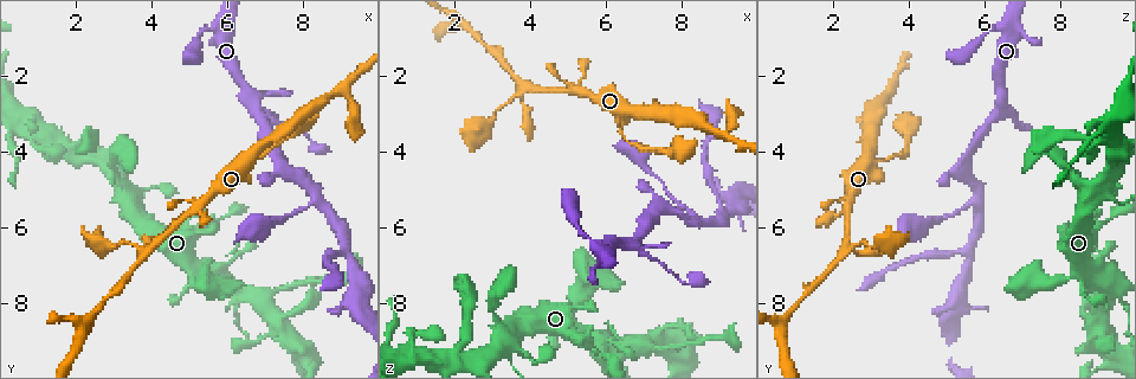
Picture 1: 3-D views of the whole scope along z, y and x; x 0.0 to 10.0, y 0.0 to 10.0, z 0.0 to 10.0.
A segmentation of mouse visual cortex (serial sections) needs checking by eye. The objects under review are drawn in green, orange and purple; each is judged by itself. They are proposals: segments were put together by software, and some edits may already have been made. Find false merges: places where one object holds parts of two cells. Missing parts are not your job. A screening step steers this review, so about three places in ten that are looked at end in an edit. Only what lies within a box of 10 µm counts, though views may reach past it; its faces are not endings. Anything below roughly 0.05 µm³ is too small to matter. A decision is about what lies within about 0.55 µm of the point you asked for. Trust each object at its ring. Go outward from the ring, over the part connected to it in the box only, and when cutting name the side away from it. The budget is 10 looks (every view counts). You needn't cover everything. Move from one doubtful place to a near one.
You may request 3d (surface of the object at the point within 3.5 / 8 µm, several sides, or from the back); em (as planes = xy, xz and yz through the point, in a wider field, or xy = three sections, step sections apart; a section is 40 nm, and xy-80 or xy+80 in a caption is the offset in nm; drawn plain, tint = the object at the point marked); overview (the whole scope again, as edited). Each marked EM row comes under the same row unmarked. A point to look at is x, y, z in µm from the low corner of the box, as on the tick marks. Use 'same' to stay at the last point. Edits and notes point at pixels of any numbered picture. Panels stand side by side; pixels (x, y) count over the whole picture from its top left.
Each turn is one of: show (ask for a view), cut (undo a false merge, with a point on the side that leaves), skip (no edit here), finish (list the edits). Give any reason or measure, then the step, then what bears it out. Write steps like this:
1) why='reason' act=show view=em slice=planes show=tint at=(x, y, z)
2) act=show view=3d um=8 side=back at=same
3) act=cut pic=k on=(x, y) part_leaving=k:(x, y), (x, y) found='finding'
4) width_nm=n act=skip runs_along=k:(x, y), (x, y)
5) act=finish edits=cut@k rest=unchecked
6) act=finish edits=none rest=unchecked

why='three-way junction' act=show view=3d um=8 at=(6.80, 2.80, 6.40)

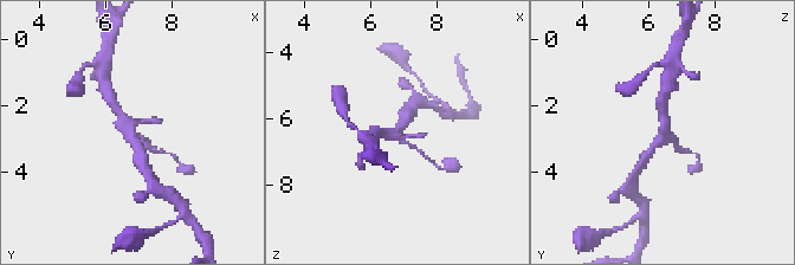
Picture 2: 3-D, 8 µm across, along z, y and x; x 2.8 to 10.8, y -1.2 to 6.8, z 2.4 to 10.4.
why='closer look' act=show view=3d um=3.5 at=same

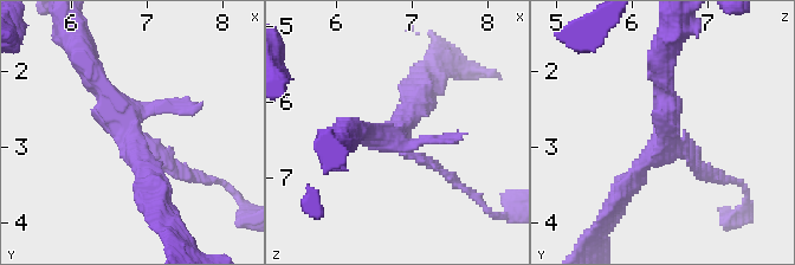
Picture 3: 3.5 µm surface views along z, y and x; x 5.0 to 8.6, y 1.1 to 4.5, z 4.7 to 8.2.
act=skip runs_along=3:(88, 68), (121, 111), (156, 194) found='continuous, no second cell'

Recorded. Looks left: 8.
why='three-way junction' act=show view=3d um=8 at=(8.35, 5.20, 5.90)

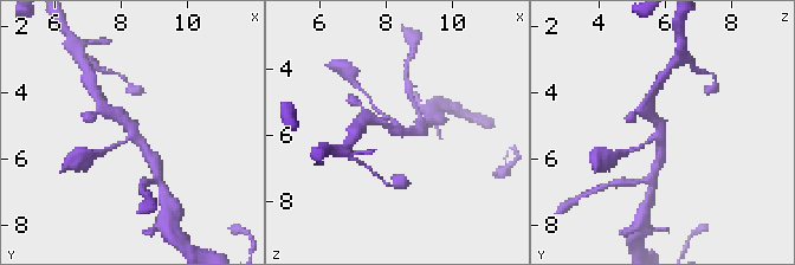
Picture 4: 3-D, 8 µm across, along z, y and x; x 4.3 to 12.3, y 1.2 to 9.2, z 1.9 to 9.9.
why='shape alone is not enough' act=show view=em slice=xy step=3 show=tint at=same

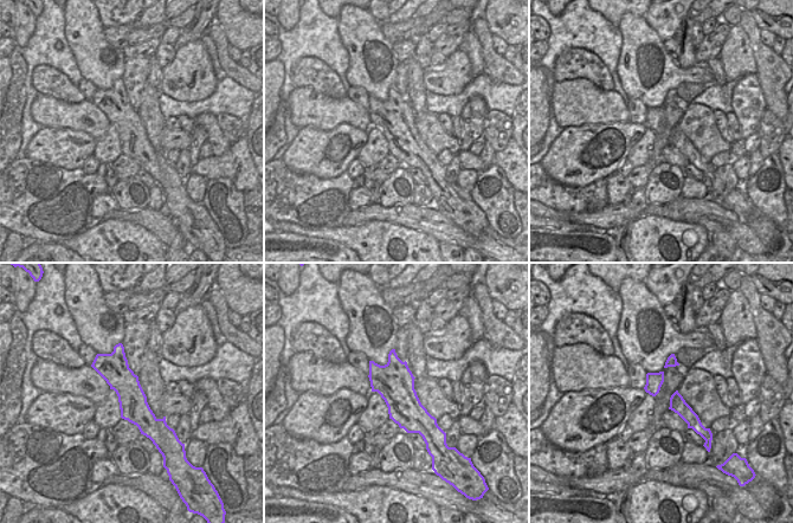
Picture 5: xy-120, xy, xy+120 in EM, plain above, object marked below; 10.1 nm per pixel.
width_nm=400 act=skip runs_along=4:(108, 107), (144, 144), (152, 160) found='one cell here'

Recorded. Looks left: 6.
why='side arm on a straight run' act=show view=3d um=3.5 at=(9.10, 2.40, 3.50)

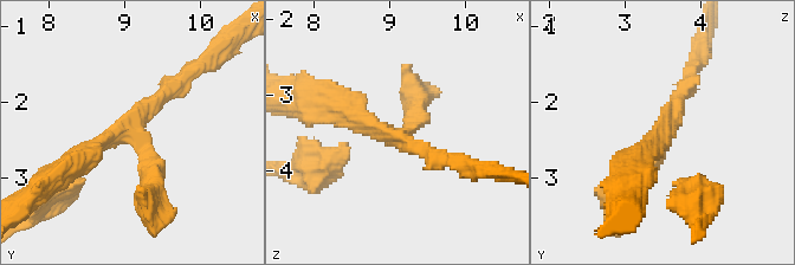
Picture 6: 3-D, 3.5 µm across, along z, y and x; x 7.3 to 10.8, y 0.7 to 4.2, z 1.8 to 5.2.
arms=3 arm_widths_nm=200,300,350 why='need the tissue' act=show view=em slice=xy step=5 show=tint at=(9.10, 2.40, 3.55)

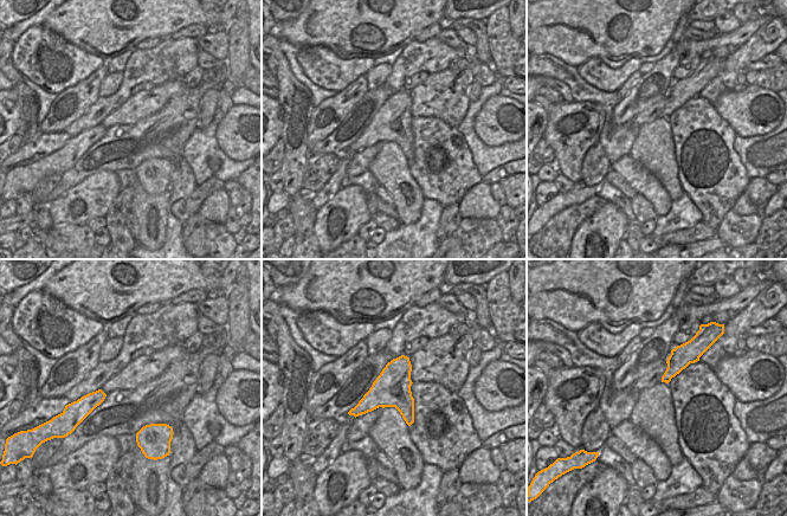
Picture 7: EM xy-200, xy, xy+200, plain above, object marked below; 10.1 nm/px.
act=skip runs_along=6:(66, 170), (128, 134), (150, 195) found='continuous, no second cell'

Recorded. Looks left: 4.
why='four or more arms meet' act=show view=3d um=3.5 at=(4.05, 6.50, 2.25)

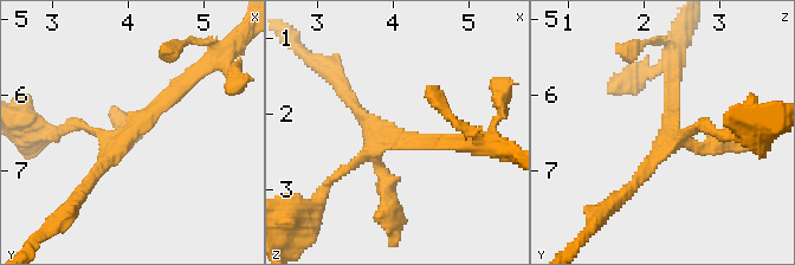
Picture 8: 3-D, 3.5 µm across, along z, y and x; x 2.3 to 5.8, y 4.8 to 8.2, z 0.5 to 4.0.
arms=4 arm_widths_nm=150,200,200,200 why='shape alone is not enough' act=show view=em slice=xy step=2 show=tint at=(4.00, 6.55, 2.25)

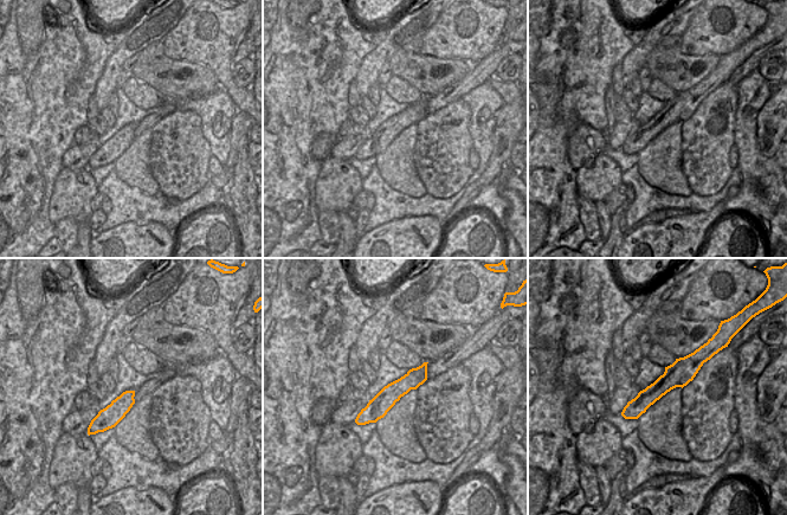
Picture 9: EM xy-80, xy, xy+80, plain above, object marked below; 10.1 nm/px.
act=skip runs_along=9:(698, 358), (625, 413) found='continuous, no second cell'

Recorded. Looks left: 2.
act=finish edits=none rest=unchecked

